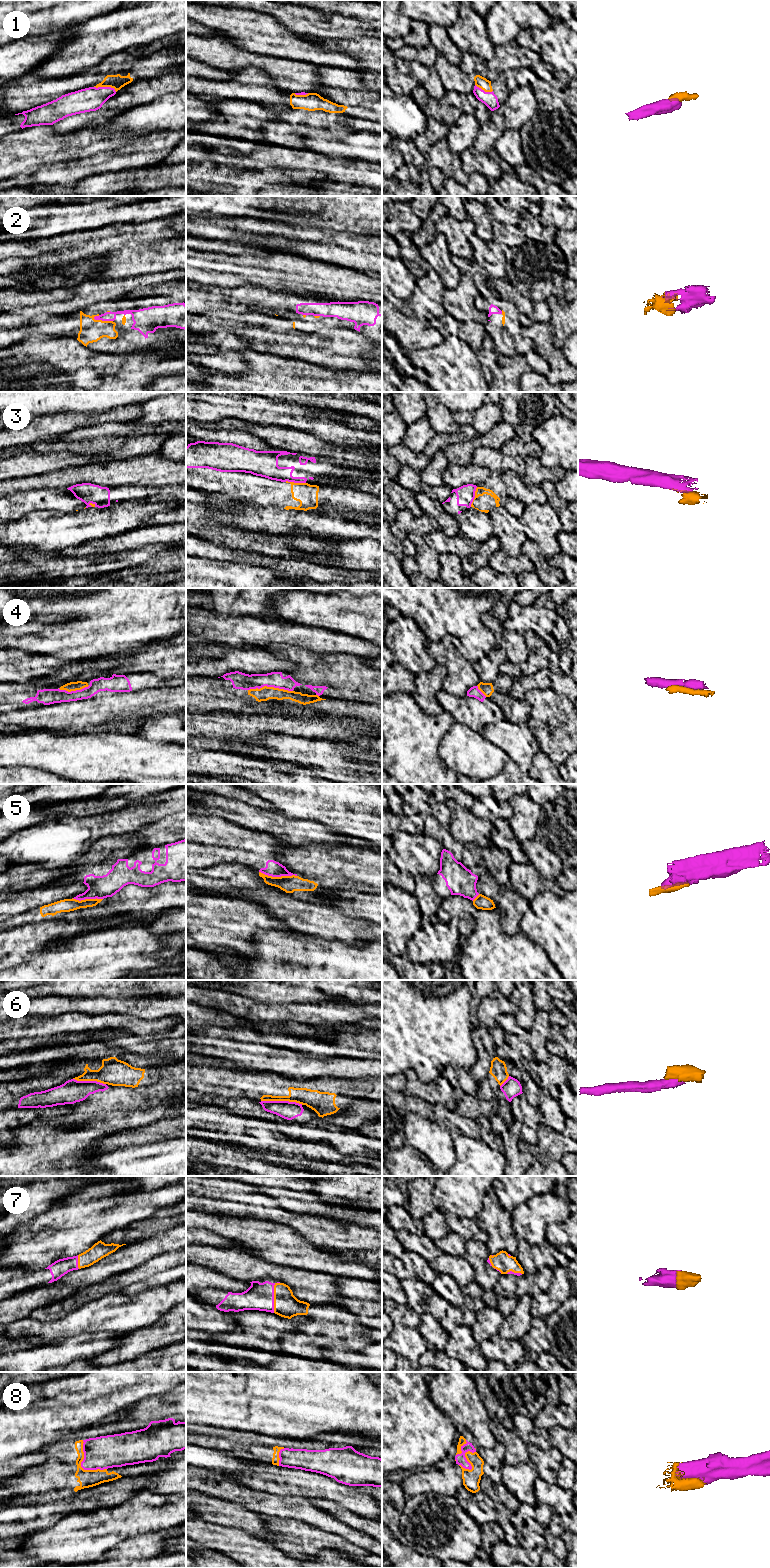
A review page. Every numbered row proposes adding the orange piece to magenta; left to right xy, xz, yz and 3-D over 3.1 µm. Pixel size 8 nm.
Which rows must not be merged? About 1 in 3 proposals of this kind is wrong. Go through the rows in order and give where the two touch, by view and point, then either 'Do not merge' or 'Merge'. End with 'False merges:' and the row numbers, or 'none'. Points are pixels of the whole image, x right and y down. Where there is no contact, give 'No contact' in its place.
1: Touches magenta at xy (105, 87). Merge
2: Touches magenta at xy (103, 320). Merge
3: Touches magenta at xz (295, 482). Do not merge
4: Touches magenta at xz (270, 686). Merge
5: Touches magenta at xz (278, 876). Do not merge
6: Touches magenta at xz (282, 1101). Do not merge
7: Touches magenta at xz (273, 1298). Merge
8: Touches magenta at xy (81, 1466). Merge
False merges: 3, 5, 6

